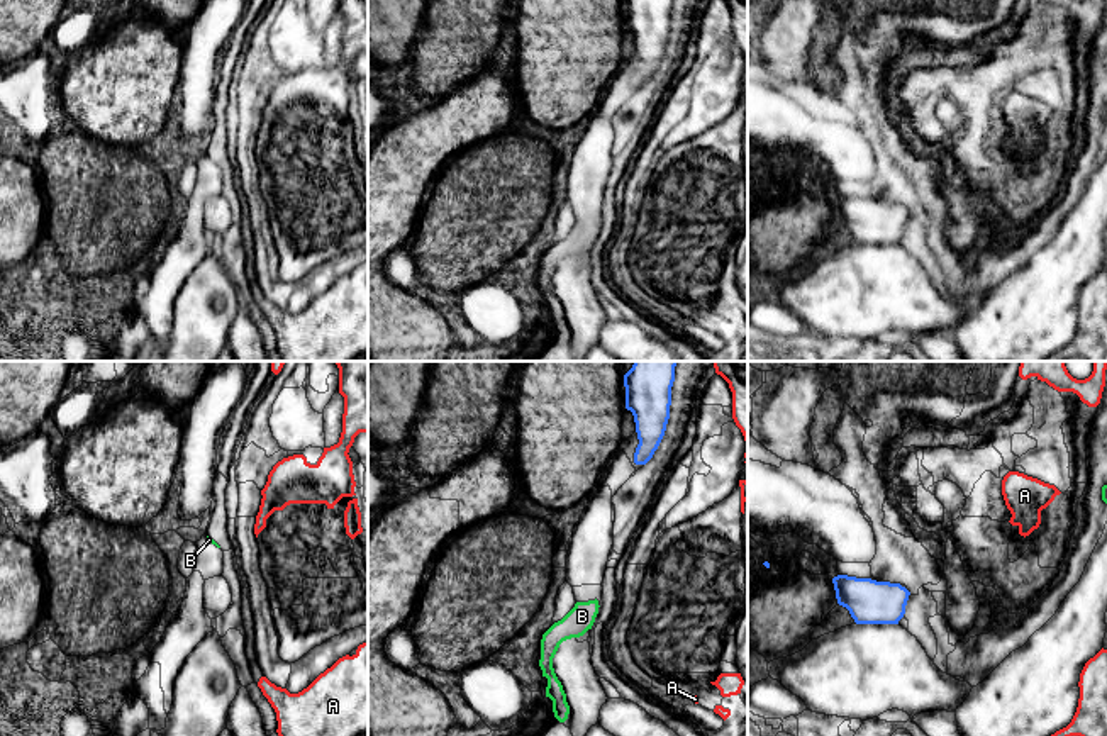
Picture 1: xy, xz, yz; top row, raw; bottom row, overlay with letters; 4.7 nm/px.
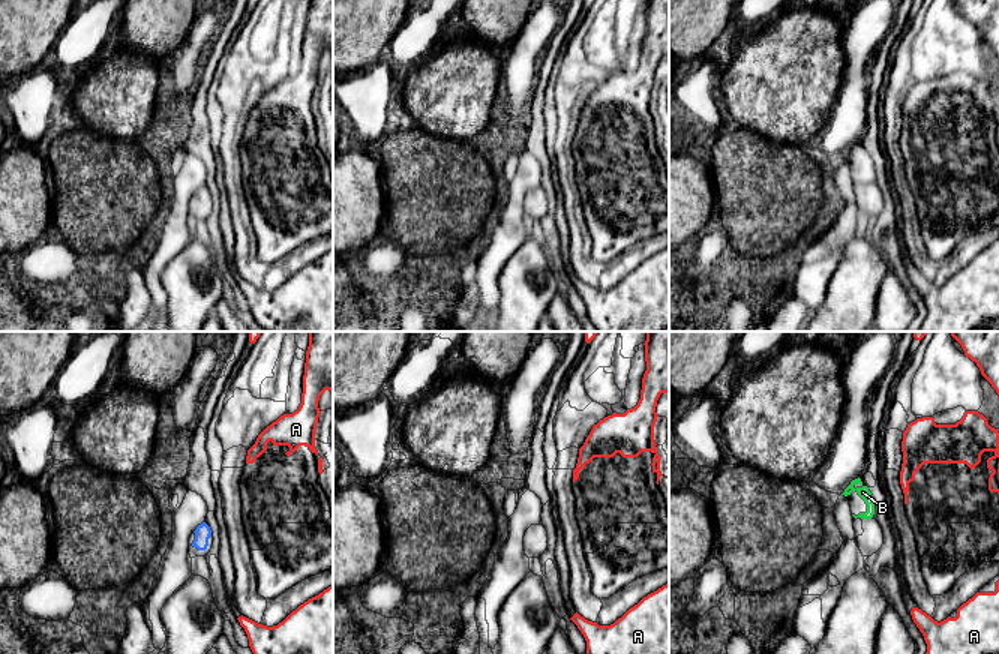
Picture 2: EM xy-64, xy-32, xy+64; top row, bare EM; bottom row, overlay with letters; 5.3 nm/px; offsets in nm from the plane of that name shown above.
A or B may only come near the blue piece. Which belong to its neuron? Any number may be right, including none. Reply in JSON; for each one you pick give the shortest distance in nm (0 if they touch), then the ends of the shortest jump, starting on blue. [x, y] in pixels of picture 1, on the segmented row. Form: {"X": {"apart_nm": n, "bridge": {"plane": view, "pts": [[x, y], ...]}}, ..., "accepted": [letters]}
{"accepted": []}

